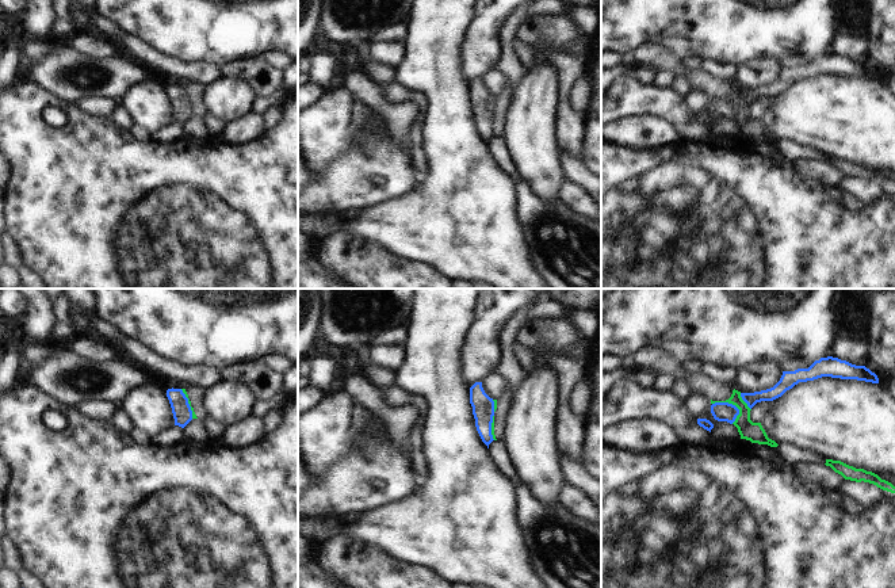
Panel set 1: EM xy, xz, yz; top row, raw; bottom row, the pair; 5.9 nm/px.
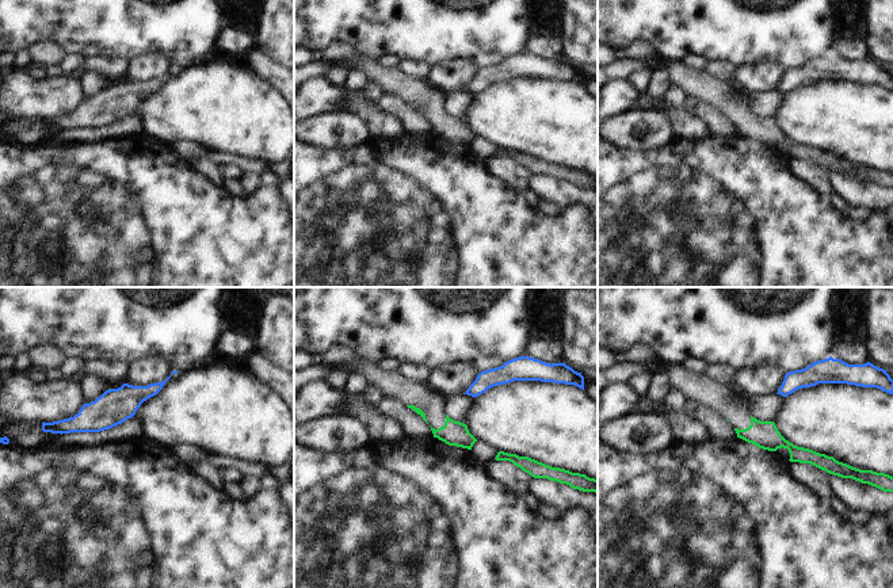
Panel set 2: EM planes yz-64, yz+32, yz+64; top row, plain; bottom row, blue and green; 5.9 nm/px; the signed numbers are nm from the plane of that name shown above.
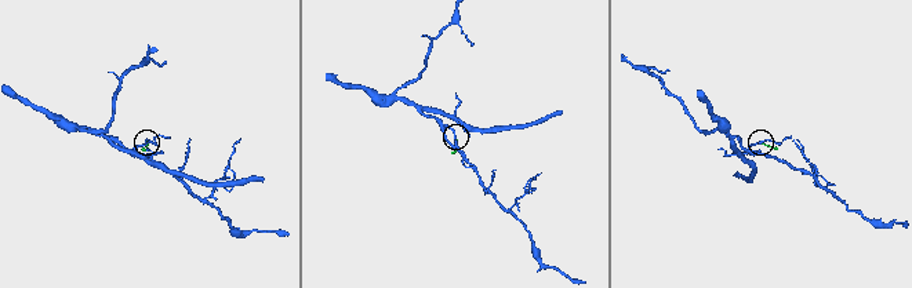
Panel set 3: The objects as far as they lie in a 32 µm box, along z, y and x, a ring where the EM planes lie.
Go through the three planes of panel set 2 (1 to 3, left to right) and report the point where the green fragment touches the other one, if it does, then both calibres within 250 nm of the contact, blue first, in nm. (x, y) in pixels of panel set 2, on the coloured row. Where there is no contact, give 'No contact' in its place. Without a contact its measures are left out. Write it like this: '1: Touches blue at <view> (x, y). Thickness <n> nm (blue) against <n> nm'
1: No contact
2: No contact
3: No contact

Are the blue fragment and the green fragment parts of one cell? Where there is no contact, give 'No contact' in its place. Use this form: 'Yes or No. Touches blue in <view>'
No. Touches blue in yz

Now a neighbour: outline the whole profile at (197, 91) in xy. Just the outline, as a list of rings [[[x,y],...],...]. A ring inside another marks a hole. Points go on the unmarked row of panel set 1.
[[[185,81],[181,87],[188,95],[188,100],[192,107],[192,115],[203,117],[209,111],[209,107],[204,99],[207,85],[196,81]]]

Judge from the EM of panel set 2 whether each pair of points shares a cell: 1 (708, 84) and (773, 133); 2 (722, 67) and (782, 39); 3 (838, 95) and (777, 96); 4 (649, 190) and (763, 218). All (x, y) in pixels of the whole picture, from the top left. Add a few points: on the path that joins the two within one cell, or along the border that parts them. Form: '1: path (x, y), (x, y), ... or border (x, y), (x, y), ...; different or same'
1: path (724, 98), (756, 129); same
2: border (708, 61), (732, 61), (737, 67); different
3: border (785, 94), (773, 117); different
4: path (678, 218), (735, 218); same

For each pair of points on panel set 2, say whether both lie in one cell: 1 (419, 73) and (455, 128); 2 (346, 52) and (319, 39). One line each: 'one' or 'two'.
1: two
2: two

